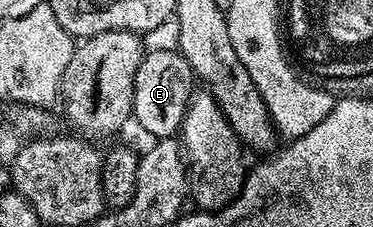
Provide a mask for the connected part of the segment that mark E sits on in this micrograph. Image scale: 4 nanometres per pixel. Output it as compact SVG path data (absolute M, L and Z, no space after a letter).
M180 50L148 52L135 73L132 122L134 124L137 122L147 134L153 135L154 140L174 138L178 134L185 116L185 104L188 103L191 88L194 86L192 83L195 83L193 70L188 61L181 56Z

